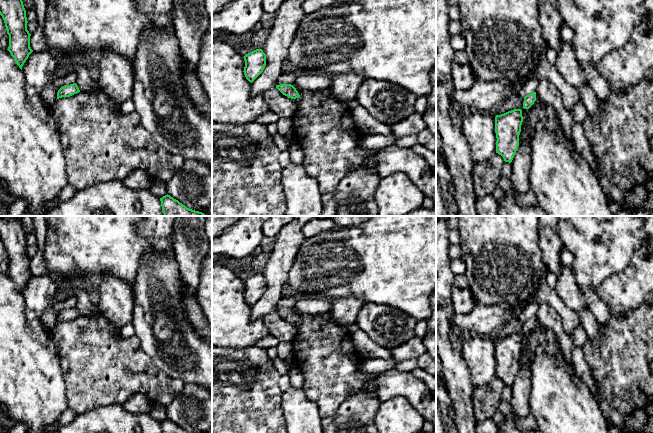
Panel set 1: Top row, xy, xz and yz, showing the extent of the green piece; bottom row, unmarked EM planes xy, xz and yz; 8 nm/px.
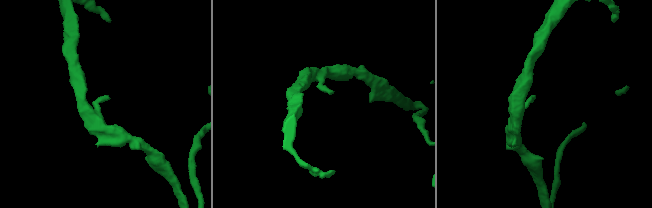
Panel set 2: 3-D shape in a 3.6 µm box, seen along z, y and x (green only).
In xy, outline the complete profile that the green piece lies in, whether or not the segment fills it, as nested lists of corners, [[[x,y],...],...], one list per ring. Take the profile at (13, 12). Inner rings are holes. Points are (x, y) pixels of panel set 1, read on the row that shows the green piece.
[[[0,0],[0,15],[2,16],[7,34],[9,35],[8,51],[16,64],[22,67],[33,52],[30,47],[31,34],[27,30],[26,10],[22,0]]]

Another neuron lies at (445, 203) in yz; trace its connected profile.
[[[436,123],[436,153],[439,160],[436,162],[436,216],[457,216],[457,206],[454,199],[454,183],[448,166],[443,160],[443,146]]]

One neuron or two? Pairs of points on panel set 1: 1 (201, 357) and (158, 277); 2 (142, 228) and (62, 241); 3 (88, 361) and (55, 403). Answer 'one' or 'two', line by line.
1: one
2: two
3: two

